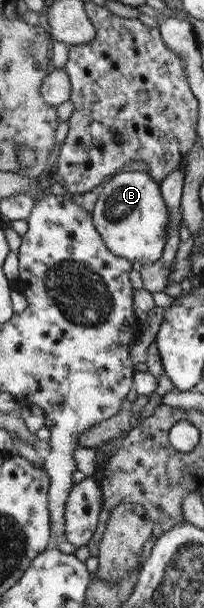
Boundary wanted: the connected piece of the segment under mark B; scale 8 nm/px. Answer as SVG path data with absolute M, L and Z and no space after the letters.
M141 171L116 174L103 185L95 201L92 219L113 254L127 258L133 267L141 267L163 257L171 219L160 184L151 175Z

